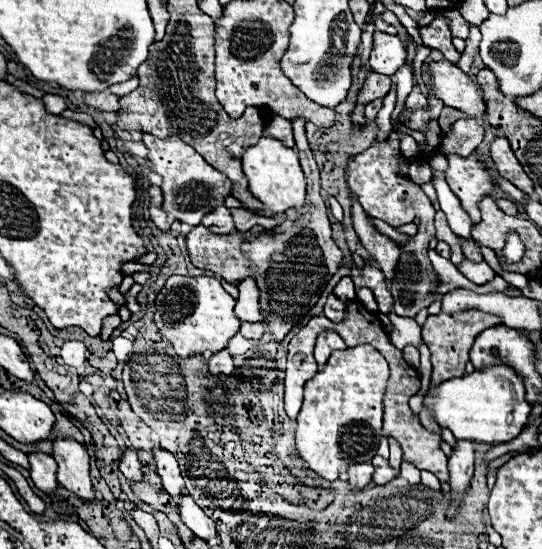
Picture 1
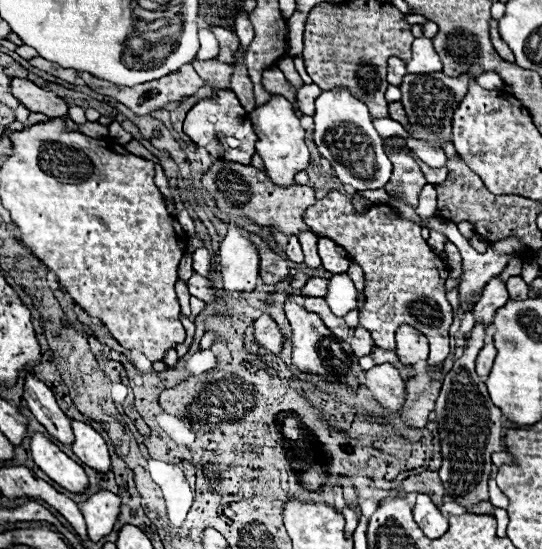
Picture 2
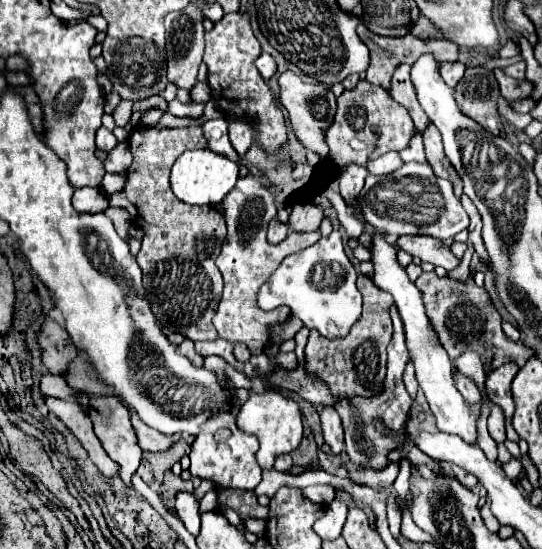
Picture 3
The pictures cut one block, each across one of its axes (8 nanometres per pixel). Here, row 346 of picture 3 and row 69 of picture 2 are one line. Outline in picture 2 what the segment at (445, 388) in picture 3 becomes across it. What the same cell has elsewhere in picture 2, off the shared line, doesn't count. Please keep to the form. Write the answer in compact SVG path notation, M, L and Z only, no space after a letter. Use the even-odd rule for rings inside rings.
M416 38L412 44L412 58L406 62L410 74L432 74L442 72L442 60L436 54L430 38Z

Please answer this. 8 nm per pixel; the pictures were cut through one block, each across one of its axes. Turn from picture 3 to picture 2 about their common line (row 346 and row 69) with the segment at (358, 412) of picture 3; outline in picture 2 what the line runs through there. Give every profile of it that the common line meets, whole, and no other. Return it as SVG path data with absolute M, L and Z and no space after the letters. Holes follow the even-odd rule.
M392 56L392 60L388 60L388 82L392 86L400 86L402 78L406 76L406 62L398 60L396 56Z

